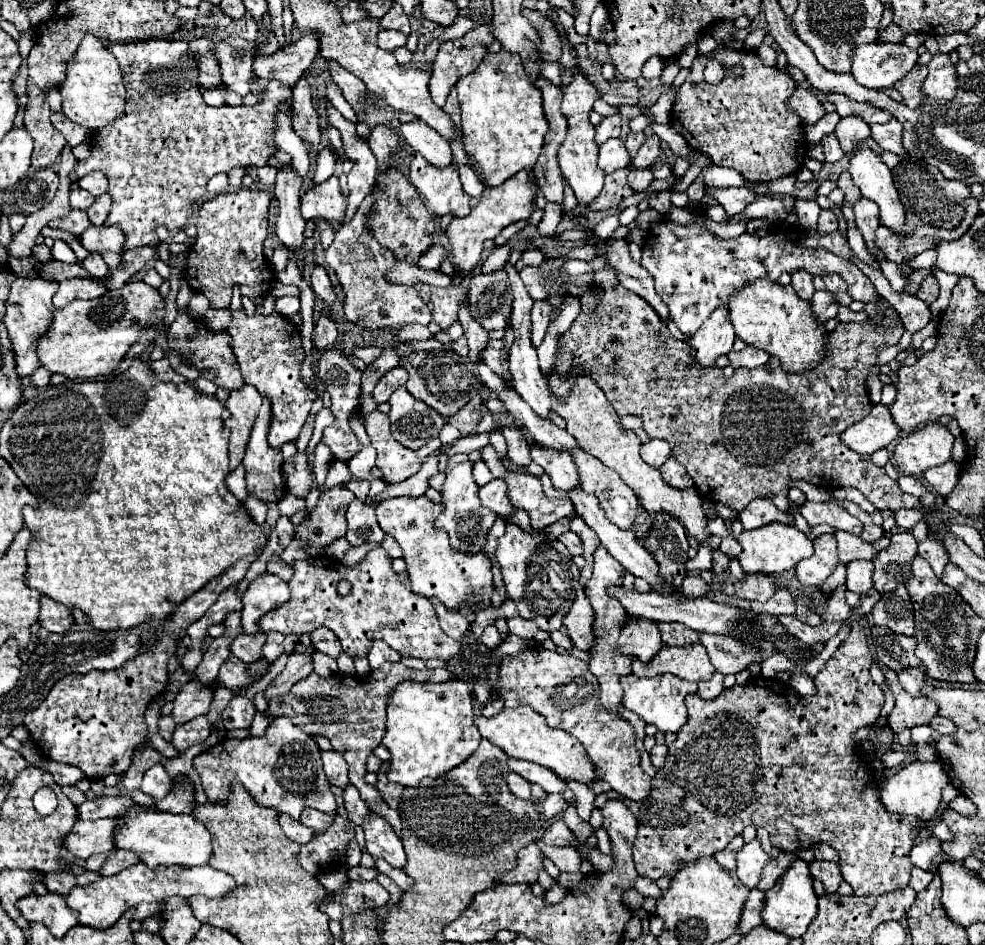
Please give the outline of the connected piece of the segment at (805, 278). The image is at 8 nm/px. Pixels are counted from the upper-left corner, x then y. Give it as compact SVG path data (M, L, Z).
M798 269L798 271L792 271L792 273L790 273L790 277L792 277L792 287L796 289L796 293L798 293L802 299L810 301L810 299L812 299L812 295L814 295L812 275L810 275L810 273L806 273L806 271L802 271L802 269Z

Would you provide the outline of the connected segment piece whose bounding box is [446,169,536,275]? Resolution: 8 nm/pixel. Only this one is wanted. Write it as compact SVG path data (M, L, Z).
M530 169L520 171L518 175L506 179L500 187L486 187L484 193L472 201L472 211L468 217L454 217L452 223L446 229L446 235L450 239L450 257L454 267L460 273L474 273L474 269L480 265L482 259L482 243L486 239L496 239L496 235L510 223L516 223L520 219L528 219L534 211L534 191L530 185Z

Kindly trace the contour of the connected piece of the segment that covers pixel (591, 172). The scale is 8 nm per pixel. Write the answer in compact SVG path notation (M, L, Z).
M582 77L574 79L568 87L562 87L564 91L564 99L562 99L562 113L568 119L568 135L564 139L564 143L560 145L558 151L558 163L562 169L564 179L568 181L568 185L574 189L574 195L578 199L576 205L576 215L582 217L584 211L590 207L590 203L598 197L598 193L604 187L604 173L600 171L600 167L596 165L598 159L598 145L594 141L594 127L590 125L590 111L596 99L600 99L600 93Z

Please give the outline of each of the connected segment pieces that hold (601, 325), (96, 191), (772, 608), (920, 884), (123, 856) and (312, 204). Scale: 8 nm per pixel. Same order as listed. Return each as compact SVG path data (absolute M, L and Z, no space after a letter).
M610 287L610 289L604 289L604 295L600 299L600 303L594 303L594 299L590 299L590 291L586 291L582 297L582 311L580 315L574 319L572 327L560 335L560 343L564 347L570 347L570 351L574 351L574 363L578 363L578 367L590 367L590 373L594 373L594 381L602 387L602 391L606 393L606 397L610 399L612 407L616 409L616 413L620 417L624 415L638 415L642 421L644 421L644 431L654 439L664 439L670 443L670 449L672 449L672 455L676 455L678 461L682 461L690 473L690 477L694 479L696 483L696 489L698 493L702 495L702 499L710 501L710 503L716 503L716 505L726 505L730 507L734 513L740 513L752 499L760 499L760 497L768 497L780 511L790 513L790 499L788 499L788 483L790 481L808 481L816 487L822 487L822 489L838 489L838 487L856 487L876 509L884 511L884 509L890 509L890 511L898 511L898 509L924 509L918 501L918 497L912 497L908 493L904 493L900 487L898 487L898 481L890 479L882 467L874 465L870 457L866 455L860 455L856 453L854 449L850 449L842 439L840 435L852 427L854 423L862 421L862 417L866 417L872 409L872 401L868 397L868 389L866 389L866 379L868 379L868 373L870 373L870 367L876 363L876 357L880 353L882 347L888 347L888 345L894 345L898 343L898 339L902 337L904 333L904 327L902 327L902 319L900 315L898 321L894 323L894 327L888 331L888 329L880 329L880 321L884 321L884 309L880 305L874 305L880 313L882 313L882 319L868 319L868 321L862 321L862 323L840 323L832 333L830 333L830 343L828 343L828 349L832 349L832 353L828 353L826 357L826 363L822 363L822 367L816 367L814 371L806 371L806 375L794 375L794 373L786 373L780 365L780 361L776 357L770 357L770 361L758 369L746 369L746 367L738 367L734 369L734 375L732 377L726 377L722 373L722 369L718 365L710 365L710 367L702 367L702 363L698 363L694 359L694 355L690 353L690 345L686 341L680 341L680 339L674 339L668 331L668 327L664 325L664 321L658 317L656 311L652 311L652 307L640 297L640 295L634 295L632 291L626 291L626 287Z
M94 171L94 173L84 175L82 179L78 179L78 185L80 185L82 189L86 189L86 191L88 191L90 195L94 195L94 197L98 197L98 195L102 195L102 193L108 191L108 179L106 179L106 175L102 175L100 171Z
M778 585L776 593L766 603L751 601L750 607L756 613L770 613L770 615L792 615L794 609L796 609L790 591L782 585Z
M914 867L912 869L912 877L910 877L910 887L914 891L922 891L928 887L928 883L932 881L932 873L930 871L924 871L920 867Z
M116 849L116 851L112 851L112 853L108 855L108 861L106 861L104 867L100 869L100 873L102 873L102 875L116 875L118 871L122 871L122 869L126 869L126 867L138 863L138 861L140 861L140 859L138 859L138 855L136 855L134 851Z
M330 177L326 183L312 185L300 197L300 211L304 219L324 219L332 225L342 225L348 209L348 199L340 193L338 177Z

